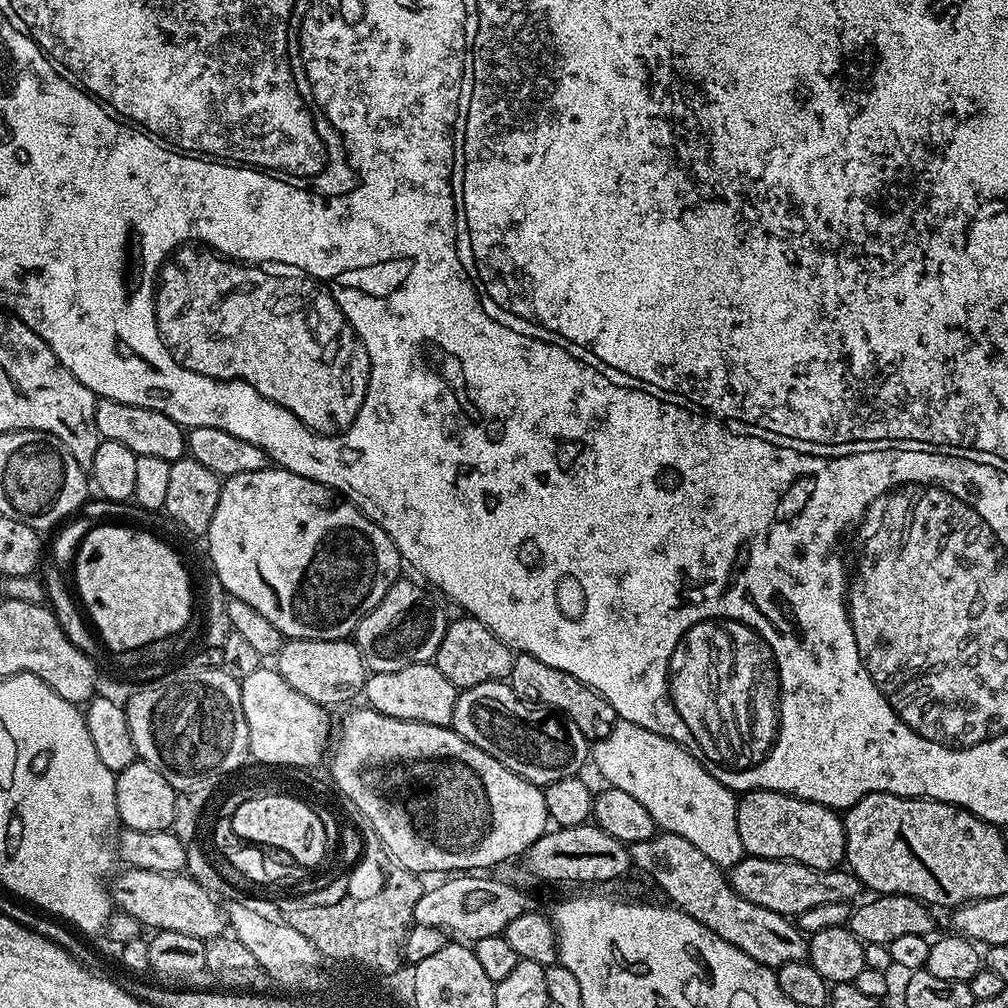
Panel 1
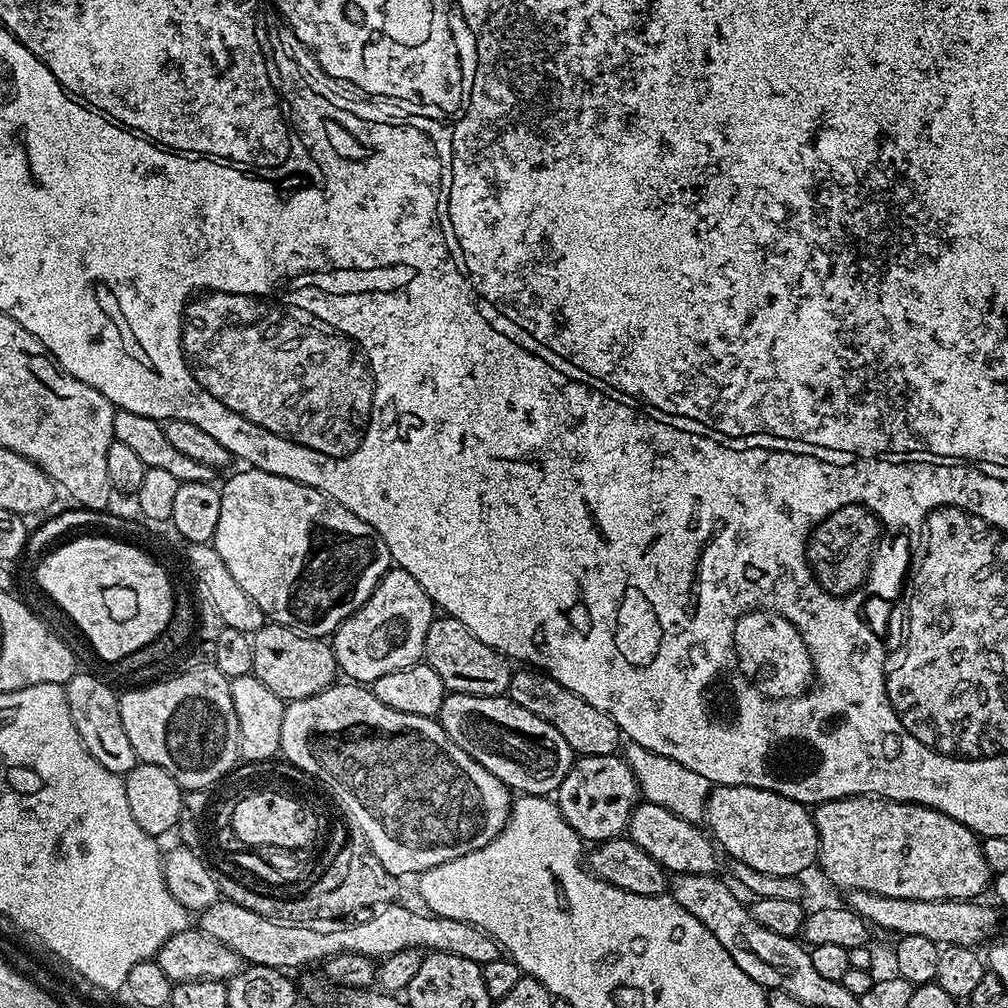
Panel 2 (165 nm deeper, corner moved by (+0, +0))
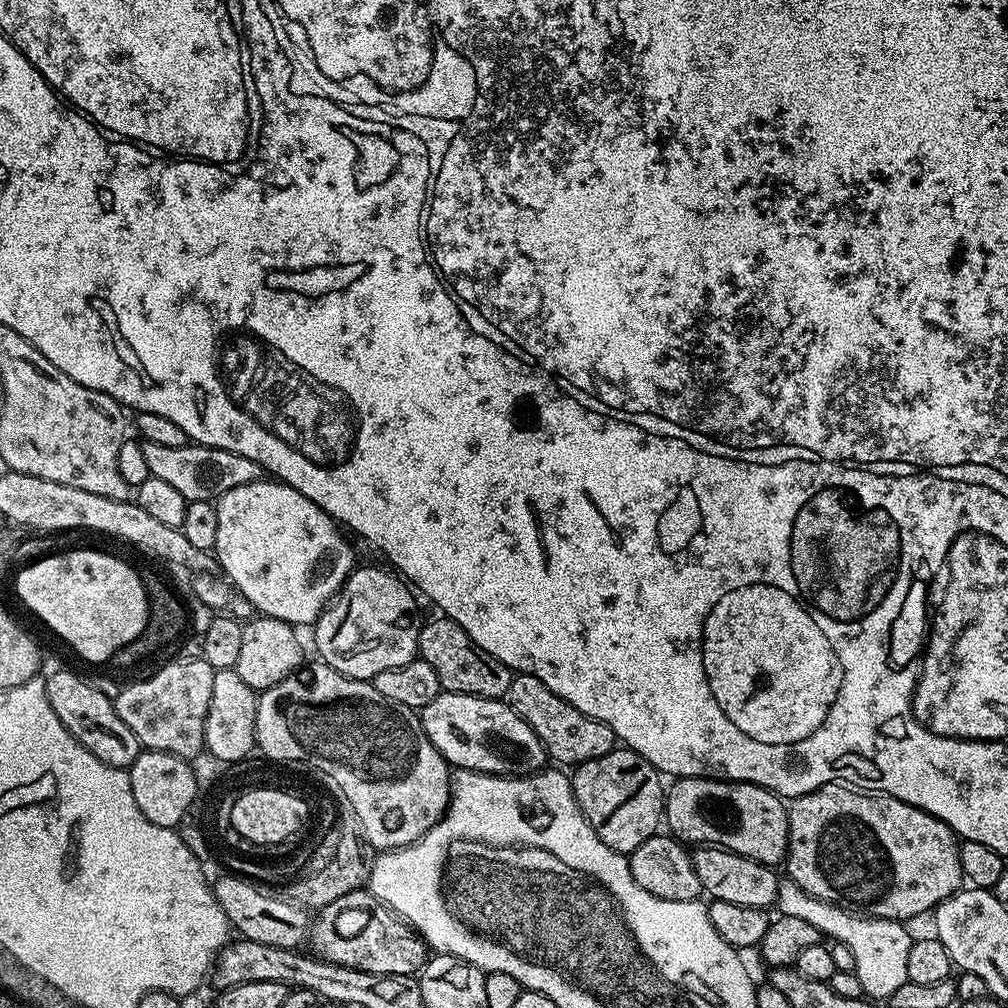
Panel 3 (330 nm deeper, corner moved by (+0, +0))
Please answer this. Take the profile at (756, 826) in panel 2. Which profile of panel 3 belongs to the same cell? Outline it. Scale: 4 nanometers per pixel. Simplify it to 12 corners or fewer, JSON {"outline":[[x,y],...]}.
{"outline":[[685,776],[663,823],[688,846],[776,866],[788,810],[758,784]]}

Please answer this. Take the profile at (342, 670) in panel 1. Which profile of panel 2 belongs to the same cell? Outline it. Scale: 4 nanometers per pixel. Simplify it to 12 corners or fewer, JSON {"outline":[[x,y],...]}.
{"outline":[[285,624],[251,633],[252,675],[279,700],[337,679],[327,639]]}

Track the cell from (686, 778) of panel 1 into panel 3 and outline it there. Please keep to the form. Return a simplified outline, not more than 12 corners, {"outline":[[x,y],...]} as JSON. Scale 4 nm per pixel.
{"outline":[[780,880],[779,915],[846,946],[865,997],[908,983],[901,921],[840,908]]}

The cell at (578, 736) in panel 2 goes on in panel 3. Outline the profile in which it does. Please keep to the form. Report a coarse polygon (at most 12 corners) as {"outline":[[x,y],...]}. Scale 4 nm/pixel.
{"outline":[[513,675],[506,702],[549,761],[575,766],[617,747],[614,730]]}

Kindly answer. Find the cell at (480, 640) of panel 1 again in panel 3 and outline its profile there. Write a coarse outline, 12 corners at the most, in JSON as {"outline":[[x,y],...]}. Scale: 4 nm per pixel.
{"outline":[[424,620],[419,659],[445,692],[507,697],[513,671],[462,626]]}

